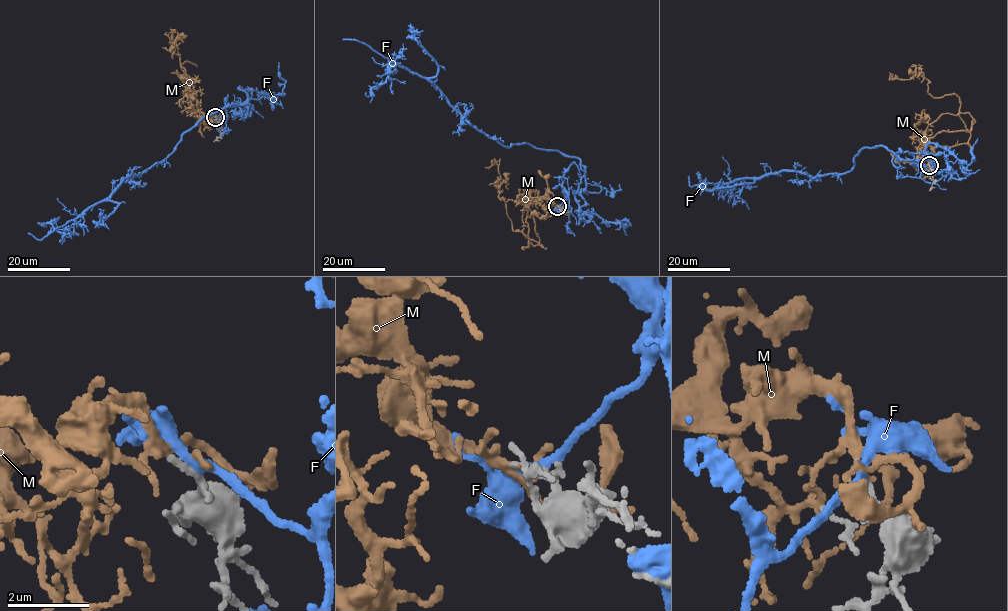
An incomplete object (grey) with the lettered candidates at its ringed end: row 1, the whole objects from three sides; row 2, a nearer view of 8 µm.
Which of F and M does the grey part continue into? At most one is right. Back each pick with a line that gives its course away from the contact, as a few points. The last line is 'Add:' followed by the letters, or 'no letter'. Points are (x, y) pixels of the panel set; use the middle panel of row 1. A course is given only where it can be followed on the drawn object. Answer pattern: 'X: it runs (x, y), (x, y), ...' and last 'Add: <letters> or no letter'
M: it runs (558, 206), (542, 197), (527, 205), (529, 241), (514, 231), (499, 197), (498, 167), (485, 168)
Add: M

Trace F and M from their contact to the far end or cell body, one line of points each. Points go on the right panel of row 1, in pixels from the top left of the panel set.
F: (929, 166), (907, 152), (897, 167), (876, 145), (838, 174), (690, 186), (688, 176)
M: (929, 166), (918, 156), (927, 138), (965, 130), (960, 99), (955, 94), (934, 98), (922, 76), (896, 75)

